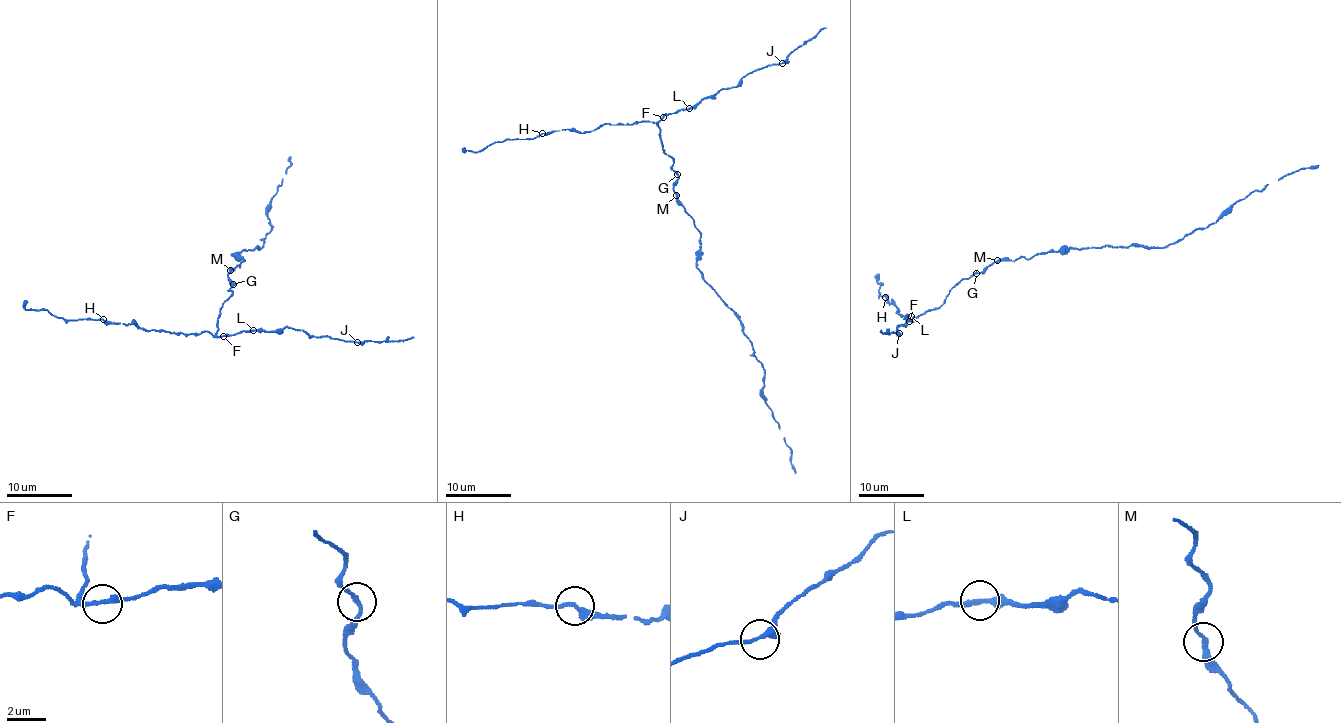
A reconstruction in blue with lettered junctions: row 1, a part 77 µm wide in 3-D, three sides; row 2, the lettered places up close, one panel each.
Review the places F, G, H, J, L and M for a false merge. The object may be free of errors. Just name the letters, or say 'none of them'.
none of them

